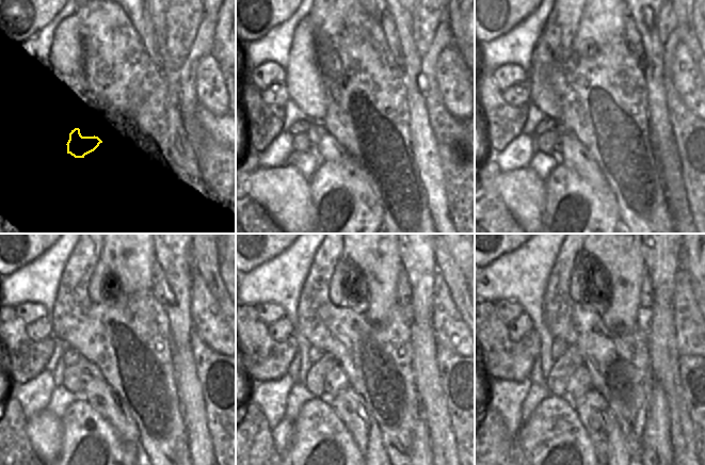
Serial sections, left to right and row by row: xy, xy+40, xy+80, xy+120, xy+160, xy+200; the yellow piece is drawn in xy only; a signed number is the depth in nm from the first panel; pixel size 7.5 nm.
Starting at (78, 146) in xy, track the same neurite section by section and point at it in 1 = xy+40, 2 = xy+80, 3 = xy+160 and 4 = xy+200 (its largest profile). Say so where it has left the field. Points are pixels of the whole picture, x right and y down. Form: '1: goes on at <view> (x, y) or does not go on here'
1: goes on at xy+40 (322, 143)
2: goes on at xy+80 (575, 155)
3: goes on at xy+160 (350, 406)
4: goes on at xy+200 (593, 411)

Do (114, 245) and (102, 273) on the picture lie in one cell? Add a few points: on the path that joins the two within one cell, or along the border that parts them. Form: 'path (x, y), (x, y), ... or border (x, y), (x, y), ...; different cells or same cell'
border (99, 259), (115, 272), (114, 278); different cells

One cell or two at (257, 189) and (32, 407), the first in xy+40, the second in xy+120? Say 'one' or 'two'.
two

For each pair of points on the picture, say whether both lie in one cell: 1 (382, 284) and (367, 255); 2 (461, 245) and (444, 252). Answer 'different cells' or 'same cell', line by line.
1: same cell
2: different cells

